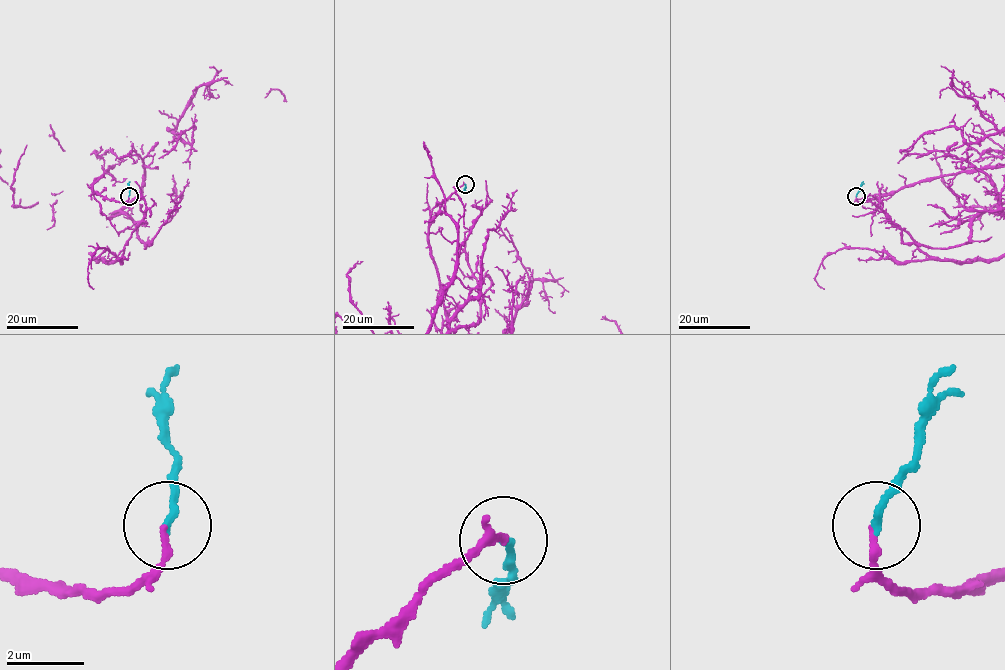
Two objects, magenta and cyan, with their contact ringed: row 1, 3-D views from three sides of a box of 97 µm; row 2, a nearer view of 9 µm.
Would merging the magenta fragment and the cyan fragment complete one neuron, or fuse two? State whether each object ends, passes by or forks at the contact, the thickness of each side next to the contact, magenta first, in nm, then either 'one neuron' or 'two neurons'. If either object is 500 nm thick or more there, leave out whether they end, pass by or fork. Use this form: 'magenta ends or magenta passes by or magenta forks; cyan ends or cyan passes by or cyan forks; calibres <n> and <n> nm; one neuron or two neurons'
magenta ends; cyan ends; calibres 170 and 190 nm; two neurons

